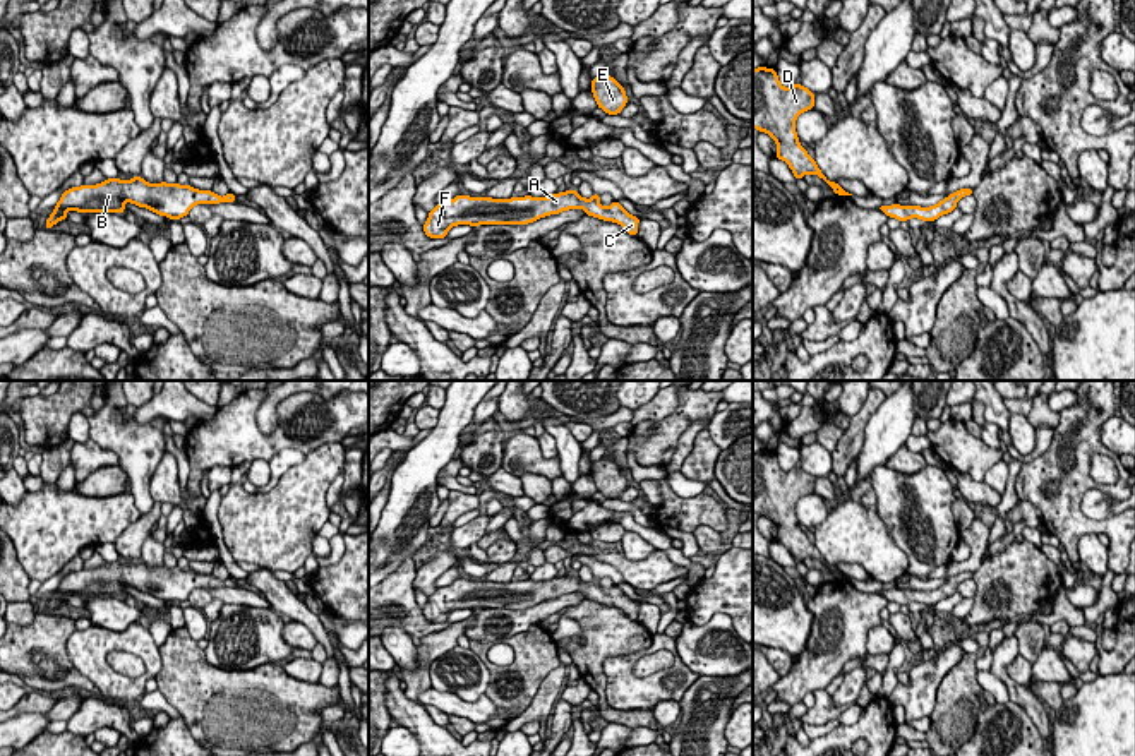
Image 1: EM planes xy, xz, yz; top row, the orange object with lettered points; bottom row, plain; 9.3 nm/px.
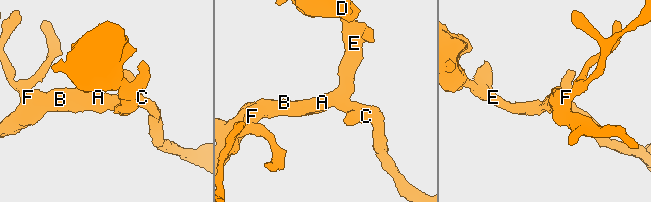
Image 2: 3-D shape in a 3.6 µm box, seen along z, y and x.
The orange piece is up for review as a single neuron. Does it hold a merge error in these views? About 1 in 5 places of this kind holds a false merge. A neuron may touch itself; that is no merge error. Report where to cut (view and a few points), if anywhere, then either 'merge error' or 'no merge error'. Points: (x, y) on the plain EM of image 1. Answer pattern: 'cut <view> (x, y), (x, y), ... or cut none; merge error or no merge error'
cut none; no merge error

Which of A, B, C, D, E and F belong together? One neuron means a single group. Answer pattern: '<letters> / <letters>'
A B C D E F

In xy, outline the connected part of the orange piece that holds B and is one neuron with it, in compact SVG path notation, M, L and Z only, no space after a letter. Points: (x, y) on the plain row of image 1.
M141 561L127 566L108 562L98 569L81 569L65 574L57 586L53 597L46 603L45 612L51 614L62 603L67 603L67 595L77 597L125 597L123 588L132 586L139 591L151 593L159 600L180 603L189 598L195 588L237 586L233 576L219 581L213 574L199 574L190 569L177 567L147 567Z

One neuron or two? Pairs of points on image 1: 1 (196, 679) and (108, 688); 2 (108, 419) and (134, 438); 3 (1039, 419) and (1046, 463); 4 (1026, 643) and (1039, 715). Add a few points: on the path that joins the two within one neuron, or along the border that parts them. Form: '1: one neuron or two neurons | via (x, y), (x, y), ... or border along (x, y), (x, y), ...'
1: two neurons | border along (160, 648), (160, 669), (153, 676)
2: one neuron | via (115, 426), (127, 438)
3: two neurons | border along (1060, 412), (1060, 420), (1053, 427)
4: two neurons | border along (1014, 635), (1019, 654)

